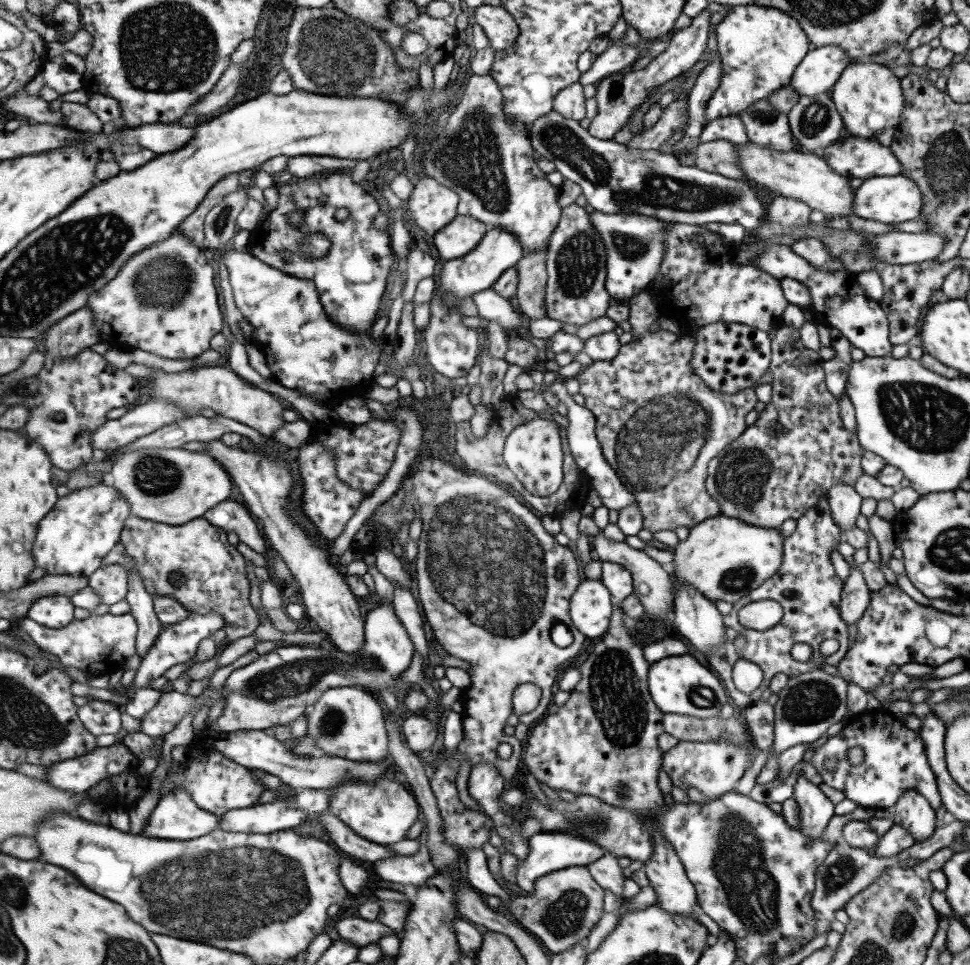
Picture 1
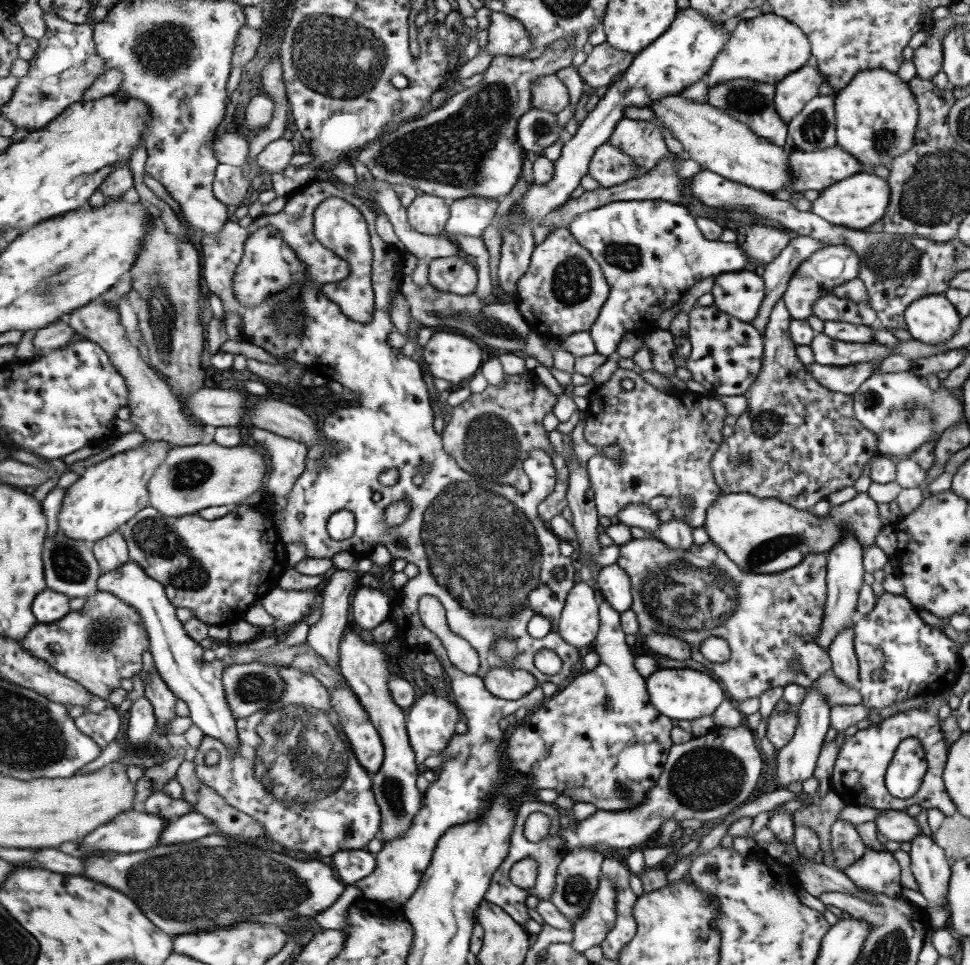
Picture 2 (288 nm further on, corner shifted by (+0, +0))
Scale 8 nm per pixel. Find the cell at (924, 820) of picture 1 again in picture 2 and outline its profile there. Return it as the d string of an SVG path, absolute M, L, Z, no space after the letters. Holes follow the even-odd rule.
M919 834L911 840L909 872L917 882L917 892L933 908L947 906L947 882L951 878L951 864L929 836Z

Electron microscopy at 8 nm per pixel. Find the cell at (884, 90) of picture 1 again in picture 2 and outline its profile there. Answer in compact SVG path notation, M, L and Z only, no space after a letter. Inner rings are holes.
M881 68L865 70L835 94L835 138L837 146L859 160L863 174L873 174L875 166L891 168L897 156L903 156L915 144L915 126L919 108L907 82Z

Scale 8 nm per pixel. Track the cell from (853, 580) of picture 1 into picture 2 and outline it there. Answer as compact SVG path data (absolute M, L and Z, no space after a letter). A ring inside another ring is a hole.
M849 624L837 638L831 642L827 654L831 660L831 674L835 674L843 684L849 688L859 688L859 662L853 650L853 638L855 638L855 628Z

